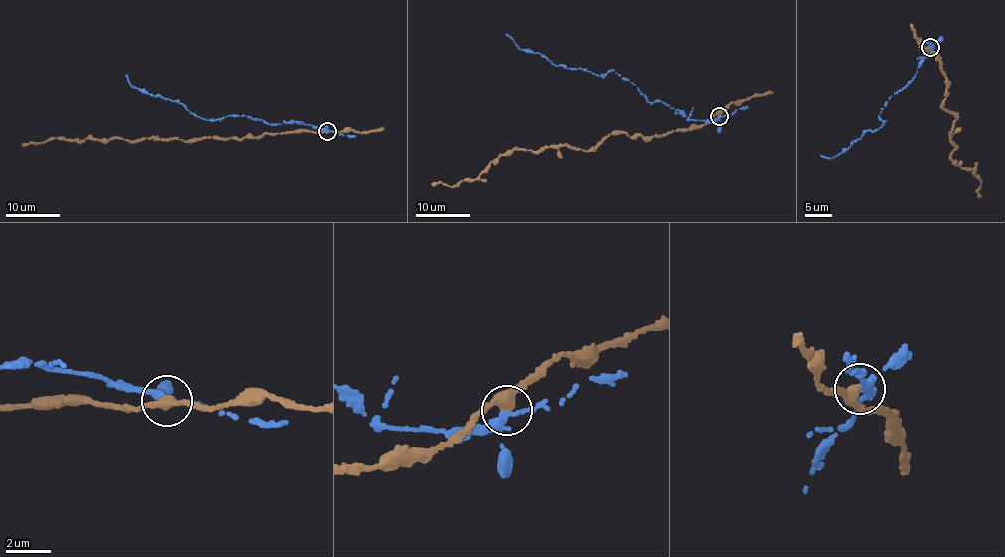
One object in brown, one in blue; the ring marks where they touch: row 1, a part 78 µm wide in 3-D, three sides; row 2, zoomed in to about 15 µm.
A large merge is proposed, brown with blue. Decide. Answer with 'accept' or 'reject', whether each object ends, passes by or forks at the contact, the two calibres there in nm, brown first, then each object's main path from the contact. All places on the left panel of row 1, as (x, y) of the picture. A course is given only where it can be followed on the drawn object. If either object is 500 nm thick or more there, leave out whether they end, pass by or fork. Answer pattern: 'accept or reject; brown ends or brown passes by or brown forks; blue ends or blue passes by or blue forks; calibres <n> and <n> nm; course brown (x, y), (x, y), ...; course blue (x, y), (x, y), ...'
reject; brown passes by; blue passes by; calibres 360 and 300 nm; course brown (327, 131), (267, 133), (241, 139), (89, 138), (79, 143), (56, 138), (22, 145); course blue (327, 131), (291, 121), (270, 124), (245, 116), (205, 119), (191, 113), (181, 103), (130, 85), (127, 75)

